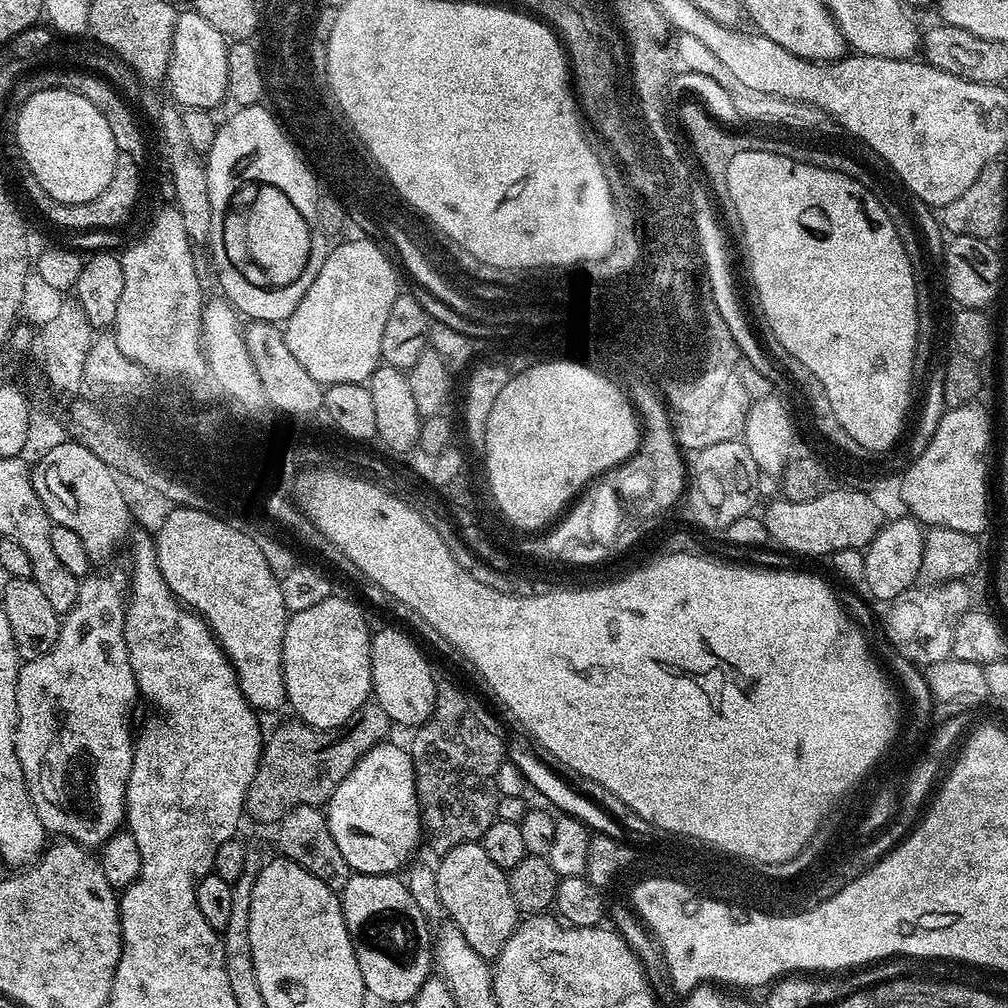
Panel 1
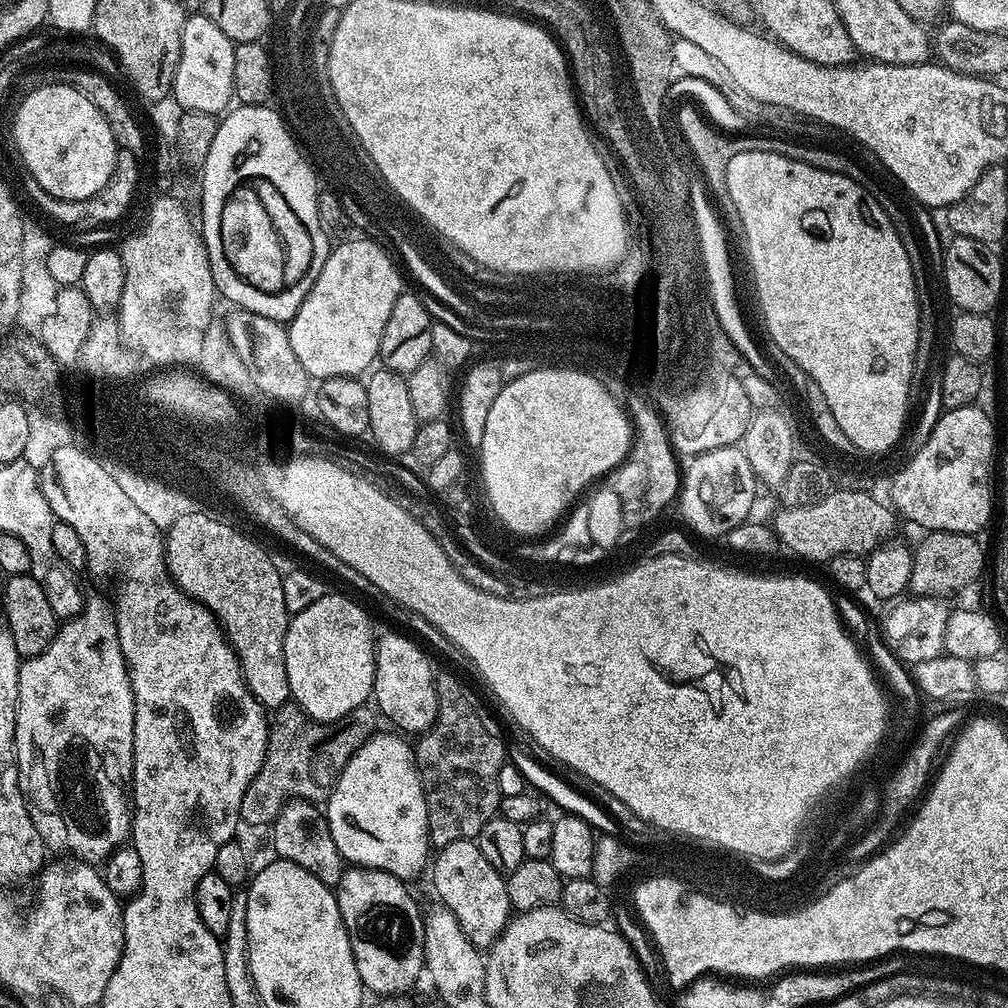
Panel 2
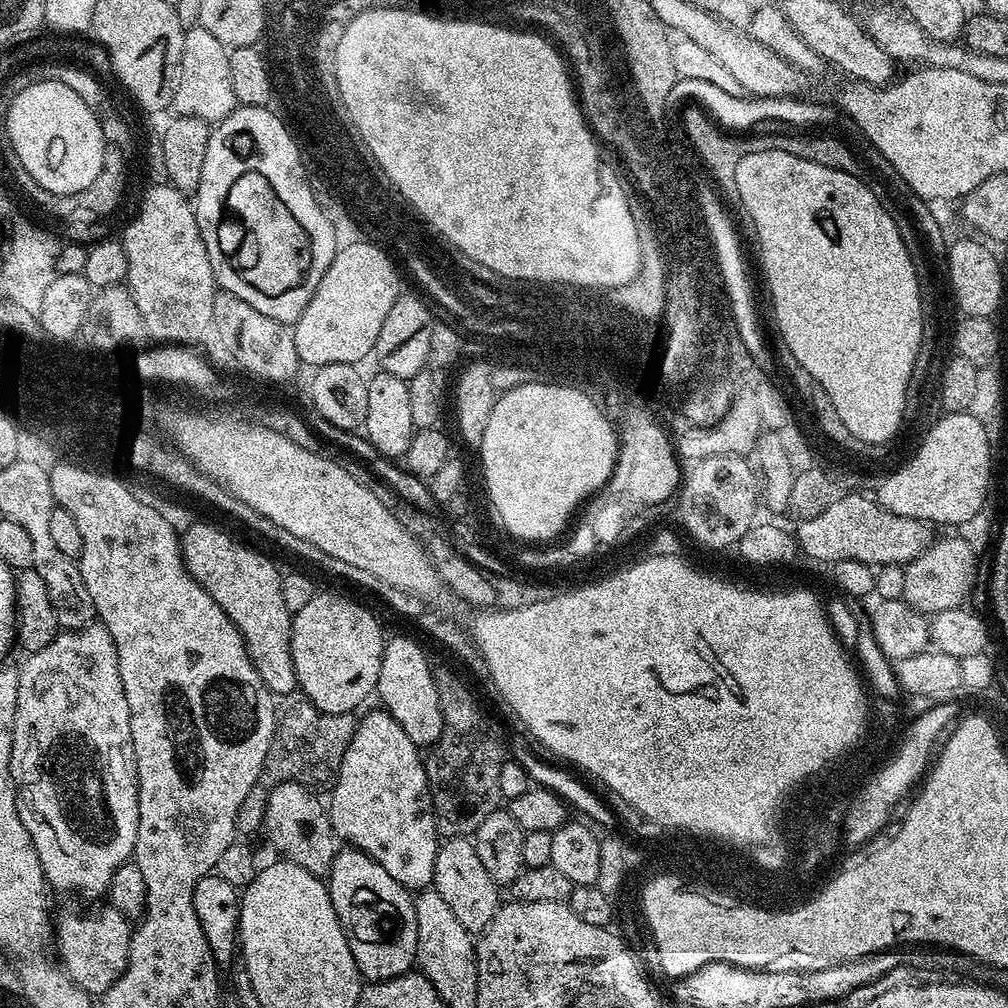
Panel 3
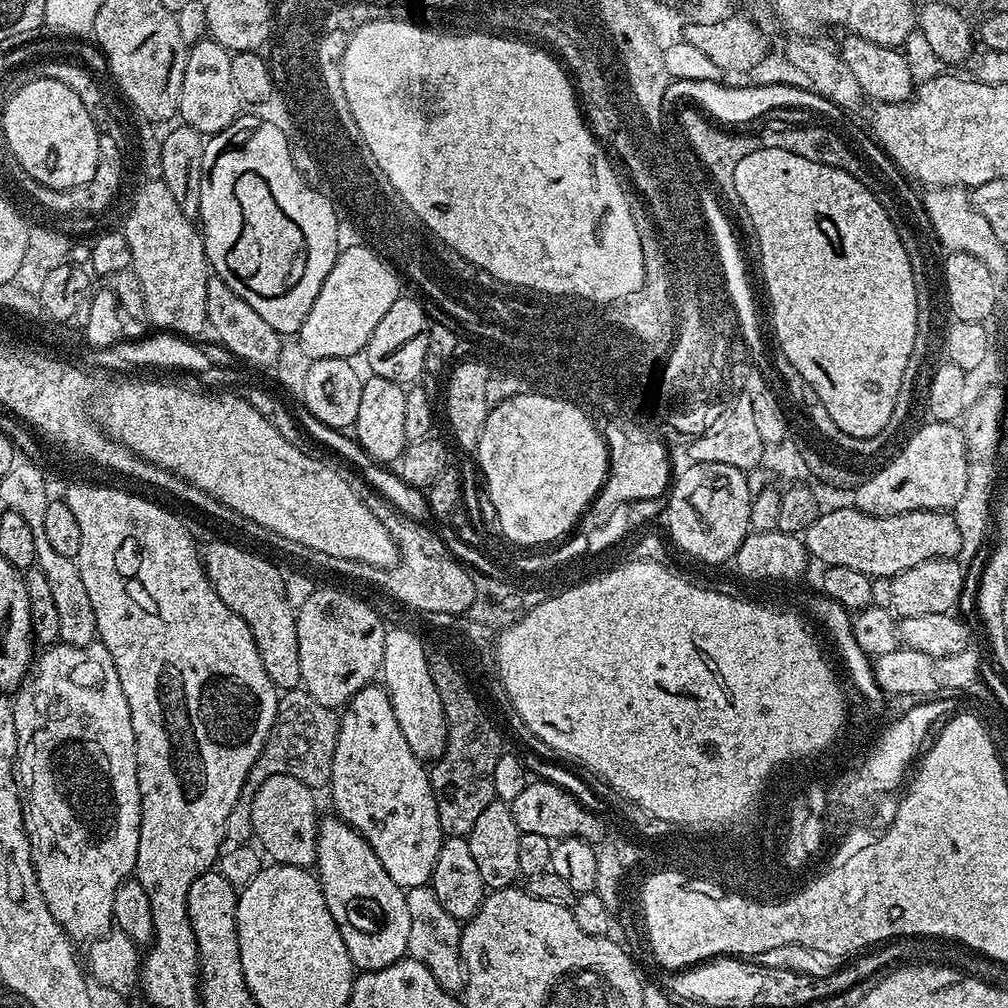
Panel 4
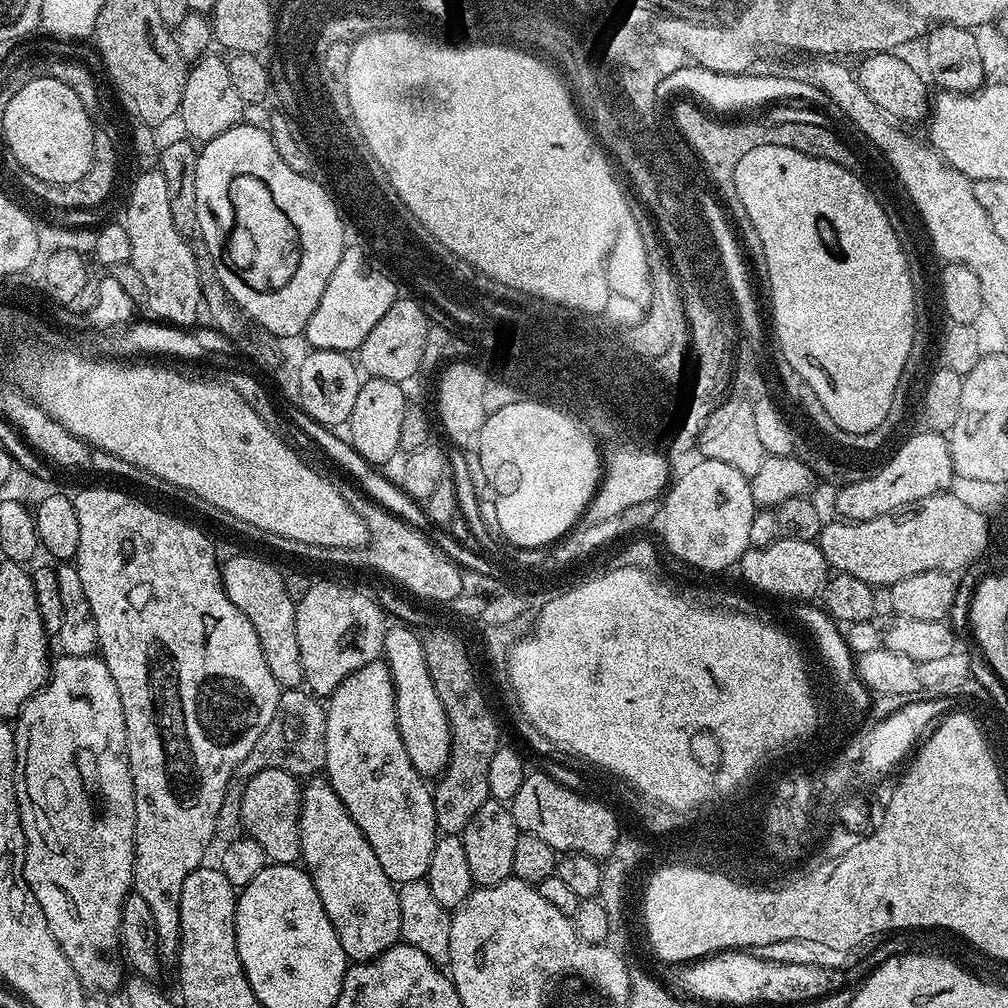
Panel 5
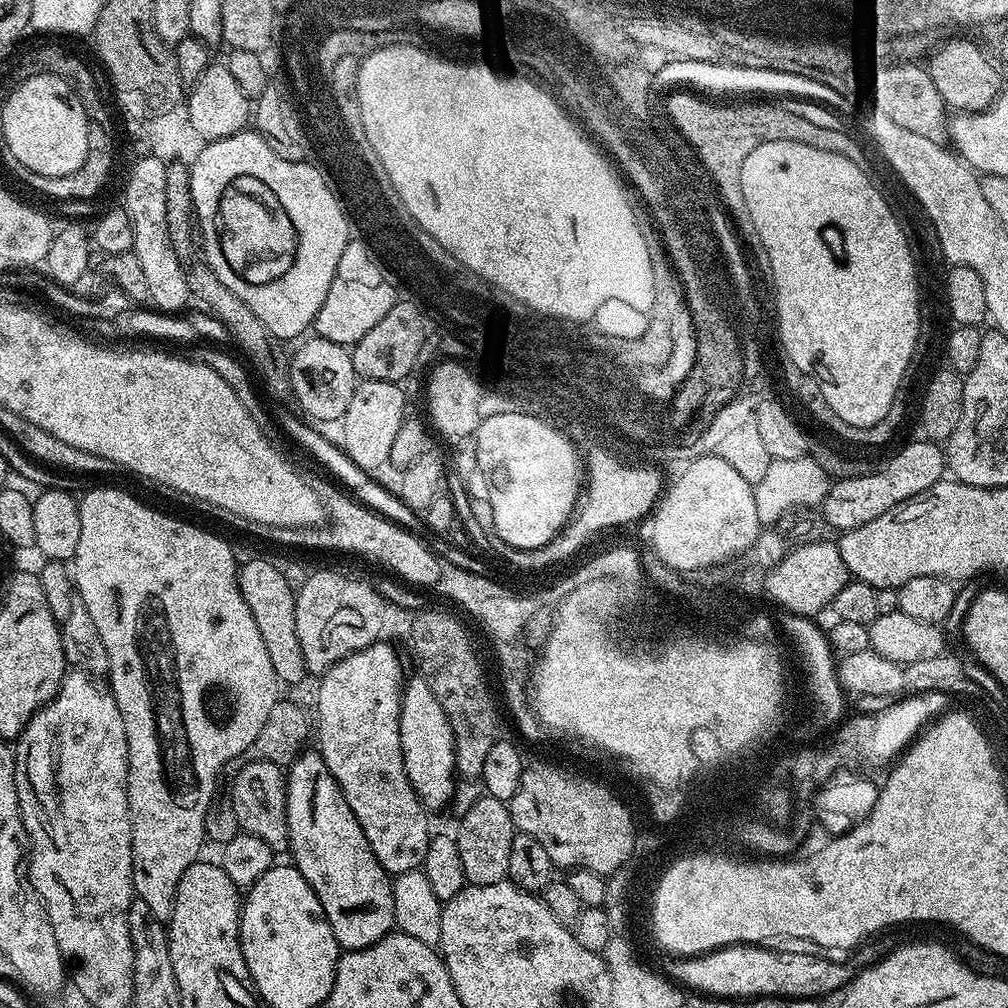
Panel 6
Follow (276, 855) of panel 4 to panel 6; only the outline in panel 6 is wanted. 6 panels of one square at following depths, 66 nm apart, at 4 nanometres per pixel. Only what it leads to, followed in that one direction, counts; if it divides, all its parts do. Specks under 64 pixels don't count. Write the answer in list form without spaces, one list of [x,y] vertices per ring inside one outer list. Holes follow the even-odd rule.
[[[252,758],[249,764],[241,763],[232,780],[232,818],[240,832],[248,832],[254,838],[262,838],[273,853],[288,852],[288,822],[286,790],[288,778],[285,769],[271,758]]]

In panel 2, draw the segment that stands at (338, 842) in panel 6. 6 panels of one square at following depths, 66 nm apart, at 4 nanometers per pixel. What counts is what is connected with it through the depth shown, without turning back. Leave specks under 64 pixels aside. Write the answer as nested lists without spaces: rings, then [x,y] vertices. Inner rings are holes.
[[[348,866],[334,889],[338,910],[342,914],[342,922],[350,938],[354,962],[358,966],[358,974],[365,989],[369,993],[377,992],[375,995],[380,998],[407,993],[407,988],[414,987],[416,979],[424,972],[424,918],[422,908],[416,905],[416,900],[408,893],[408,888],[409,885],[405,881],[390,875],[389,872]]]

